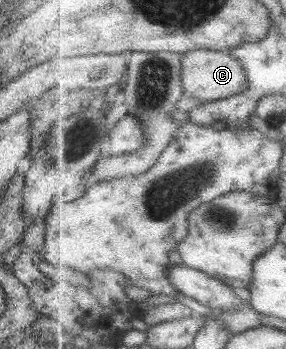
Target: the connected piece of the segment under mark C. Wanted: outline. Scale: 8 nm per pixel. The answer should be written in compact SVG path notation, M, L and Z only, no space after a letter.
M200 49L184 53L184 90L203 103L230 98L250 88L250 80L245 65L232 52Z

